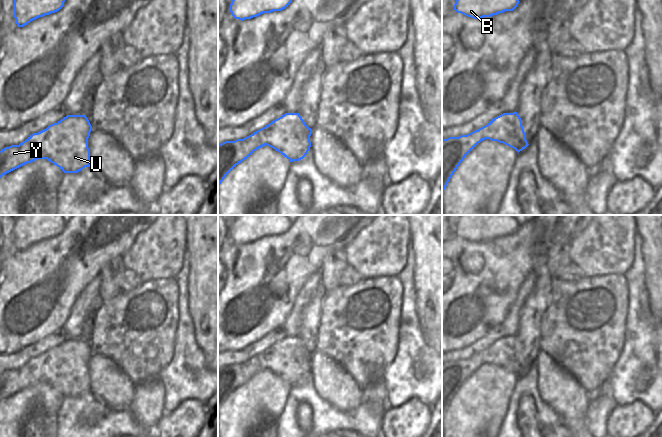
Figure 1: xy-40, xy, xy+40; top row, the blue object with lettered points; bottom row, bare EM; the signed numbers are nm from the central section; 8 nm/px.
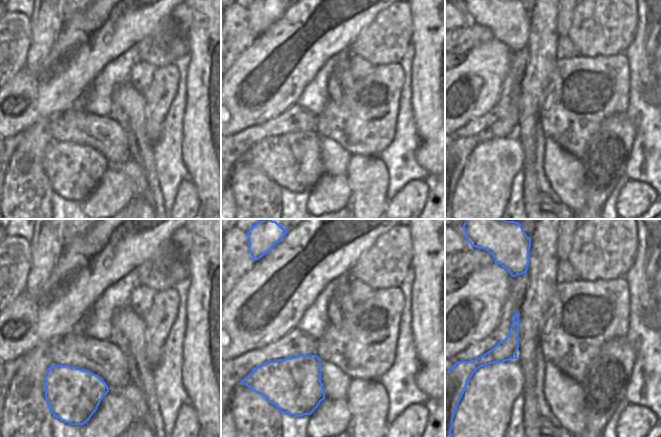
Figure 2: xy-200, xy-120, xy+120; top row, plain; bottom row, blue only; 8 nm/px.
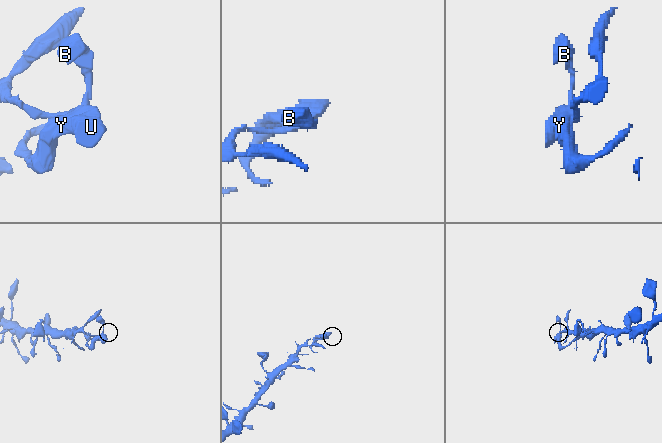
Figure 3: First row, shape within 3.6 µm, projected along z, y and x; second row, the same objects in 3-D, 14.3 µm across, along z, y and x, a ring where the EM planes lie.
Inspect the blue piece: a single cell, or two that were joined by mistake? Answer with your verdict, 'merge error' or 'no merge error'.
merge error

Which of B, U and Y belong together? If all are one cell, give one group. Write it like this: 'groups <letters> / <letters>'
groups B / U Y

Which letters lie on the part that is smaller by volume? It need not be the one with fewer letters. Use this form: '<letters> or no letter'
U, Y

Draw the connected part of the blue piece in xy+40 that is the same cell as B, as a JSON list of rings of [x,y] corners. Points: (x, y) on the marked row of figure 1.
[[[456,0],[454,10],[467,17],[481,19],[513,11],[519,2],[519,0]]]

